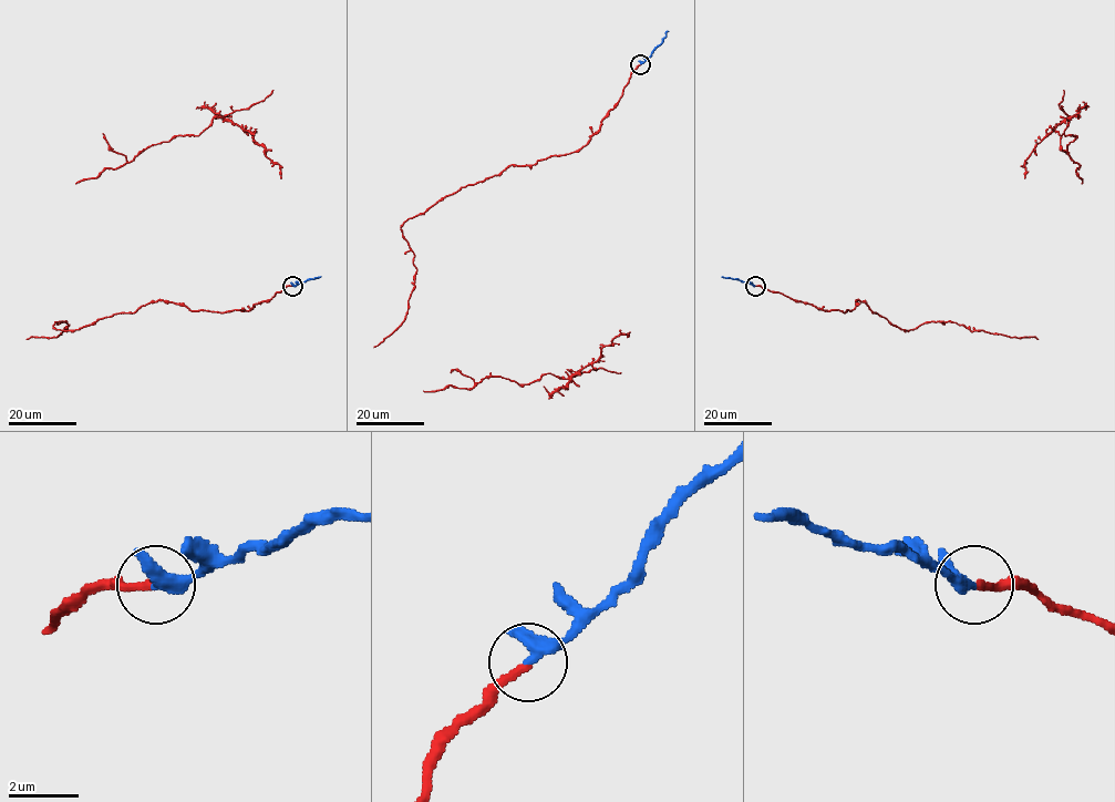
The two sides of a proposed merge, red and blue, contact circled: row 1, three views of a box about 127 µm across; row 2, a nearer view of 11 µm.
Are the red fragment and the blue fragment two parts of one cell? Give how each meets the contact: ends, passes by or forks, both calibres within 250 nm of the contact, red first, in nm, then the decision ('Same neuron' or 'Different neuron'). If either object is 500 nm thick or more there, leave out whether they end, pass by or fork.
At the ring red ends. At the ring blue passes by. Thickness 240 nm (red) against 320 nm. Same neuron

